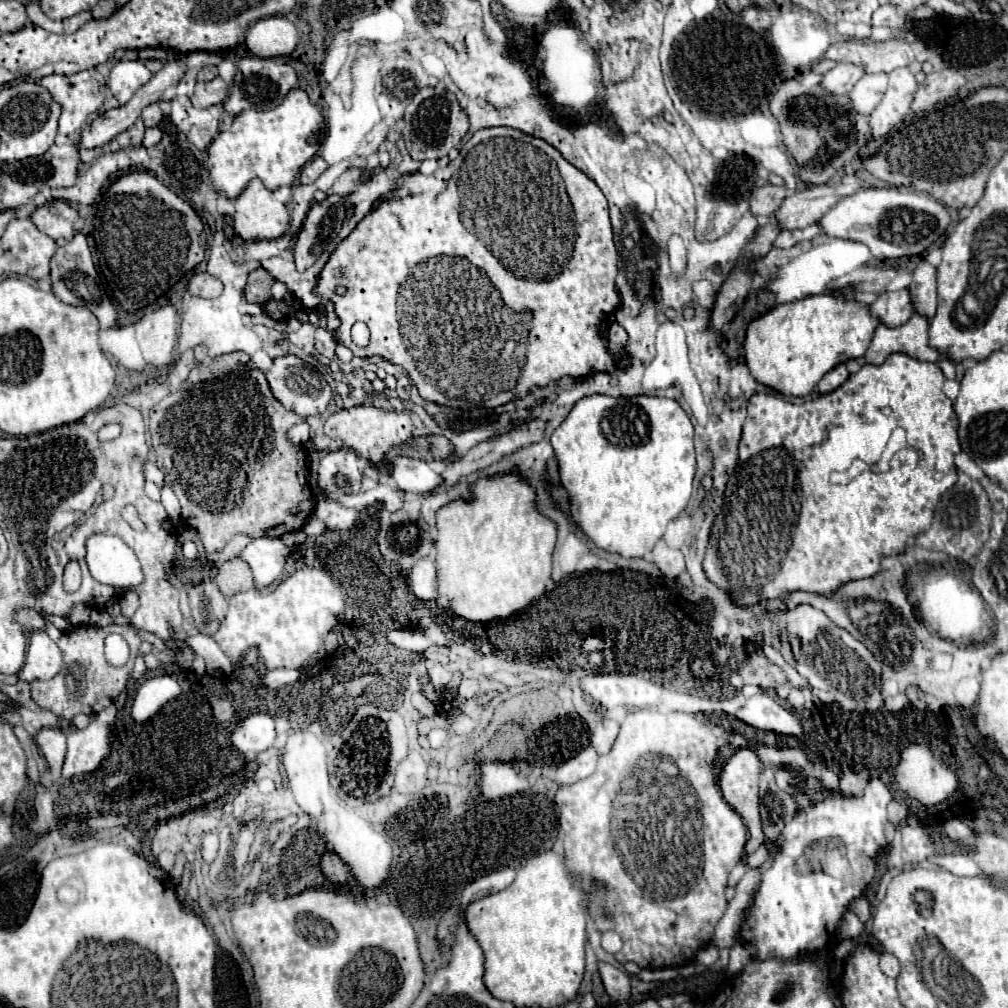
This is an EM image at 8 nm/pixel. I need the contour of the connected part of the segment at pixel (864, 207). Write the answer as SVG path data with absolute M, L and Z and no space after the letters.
M865 188L851 196L845 196L823 216L819 222L823 232L829 236L837 236L839 224L839 238L849 238L855 242L865 244L875 258L901 258L921 254L927 246L931 246L949 226L951 216L943 202L935 200L931 194L913 192L913 190L899 190L899 188Z

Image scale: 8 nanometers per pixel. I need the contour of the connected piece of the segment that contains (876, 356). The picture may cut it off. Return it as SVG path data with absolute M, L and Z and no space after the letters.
M913 314L903 326L897 328L887 328L879 326L875 328L875 336L871 338L871 344L867 352L857 358L857 364L883 364L883 360L895 352L903 352L915 360L923 362L937 362L941 354L927 344L927 330L929 330L929 320Z

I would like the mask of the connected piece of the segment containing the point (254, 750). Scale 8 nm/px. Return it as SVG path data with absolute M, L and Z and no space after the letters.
M251 714L231 730L233 746L247 758L273 746L275 736L275 720L269 714Z

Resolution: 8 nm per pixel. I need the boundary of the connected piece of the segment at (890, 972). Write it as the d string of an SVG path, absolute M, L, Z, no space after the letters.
M883 952L883 954L881 954L881 960L879 960L879 966L881 966L881 970L883 970L887 976L897 978L897 974L899 974L899 960L897 960L895 956Z

